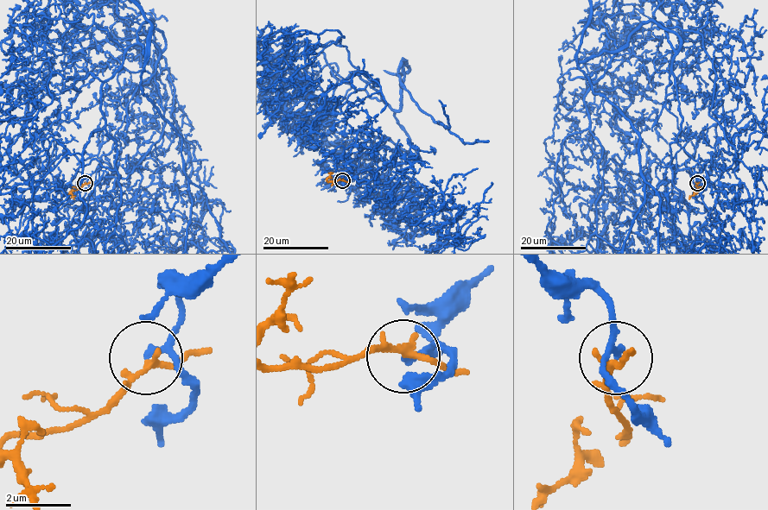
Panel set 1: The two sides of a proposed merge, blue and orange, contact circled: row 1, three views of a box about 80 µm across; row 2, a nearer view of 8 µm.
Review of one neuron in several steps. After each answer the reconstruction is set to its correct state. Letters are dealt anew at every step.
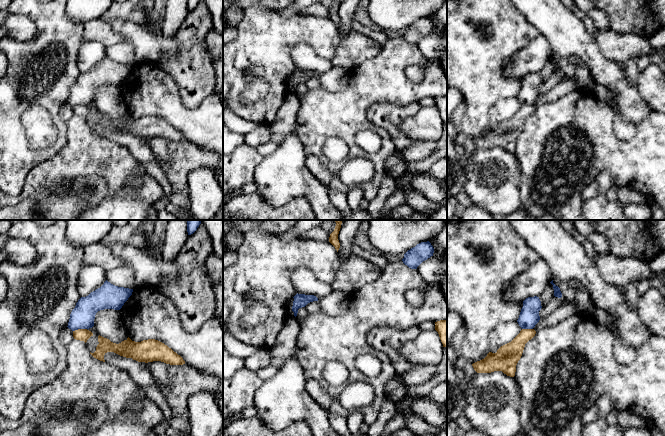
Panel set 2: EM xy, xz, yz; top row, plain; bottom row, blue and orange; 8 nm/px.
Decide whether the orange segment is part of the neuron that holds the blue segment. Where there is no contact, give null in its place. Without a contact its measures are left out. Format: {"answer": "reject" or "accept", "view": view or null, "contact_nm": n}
{"answer": "reject", "view": "xy", "contact_nm": 110}

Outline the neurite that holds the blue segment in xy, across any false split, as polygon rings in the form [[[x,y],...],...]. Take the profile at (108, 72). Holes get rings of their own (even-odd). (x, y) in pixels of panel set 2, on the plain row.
[[[106,56],[100,64],[78,76],[67,103],[72,107],[92,104],[98,87],[120,86],[132,68],[133,65],[115,62]]]

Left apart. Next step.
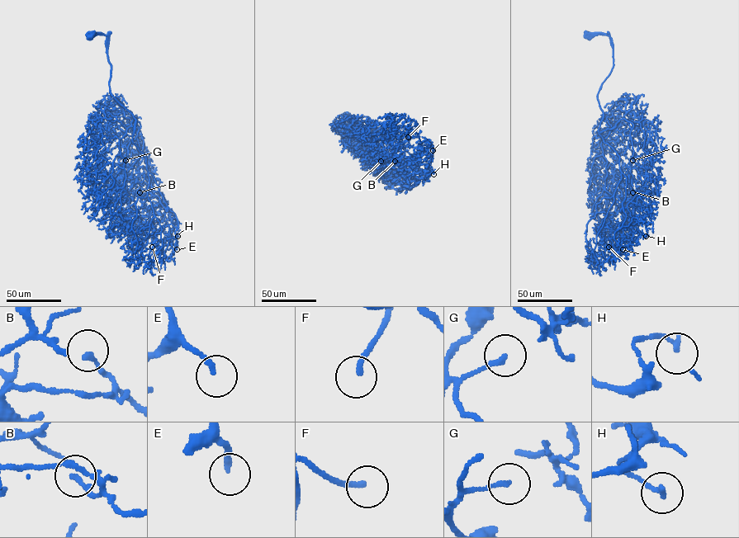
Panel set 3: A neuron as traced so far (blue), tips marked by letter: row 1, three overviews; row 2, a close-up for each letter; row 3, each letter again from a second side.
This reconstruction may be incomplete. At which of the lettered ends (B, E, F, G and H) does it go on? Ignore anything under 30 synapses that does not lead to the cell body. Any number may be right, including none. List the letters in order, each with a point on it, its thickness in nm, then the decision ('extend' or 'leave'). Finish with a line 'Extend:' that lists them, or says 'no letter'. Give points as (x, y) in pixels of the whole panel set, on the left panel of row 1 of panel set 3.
B: at (139, 192); 180 nm thick; leave
E: at (177, 249); 180 nm thick; extend
F: at (152, 247); 180 nm thick; extend
G: at (125, 160); 160 nm thick; leave
H: at (177, 236); 160 nm thick; leave
Extend: E, F

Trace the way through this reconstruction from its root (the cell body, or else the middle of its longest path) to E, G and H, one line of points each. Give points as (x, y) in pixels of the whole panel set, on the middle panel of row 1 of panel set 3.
E: (346, 116), (363, 141), (367, 125), (390, 126), (409, 154), (432, 153), (432, 142), (433, 150)
G: (346, 116), (364, 141), (367, 125), (386, 130), (390, 127), (386, 145), (395, 161), (385, 156), (381, 161)
H: (346, 116), (363, 141), (367, 125), (390, 126), (409, 154), (432, 153), (433, 145), (427, 175), (433, 174)

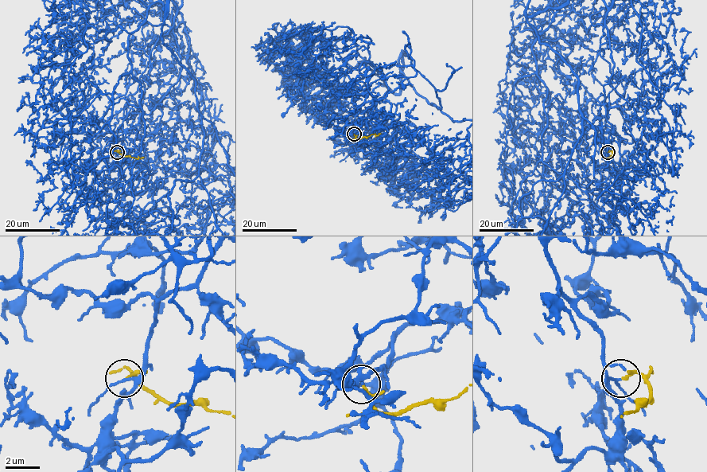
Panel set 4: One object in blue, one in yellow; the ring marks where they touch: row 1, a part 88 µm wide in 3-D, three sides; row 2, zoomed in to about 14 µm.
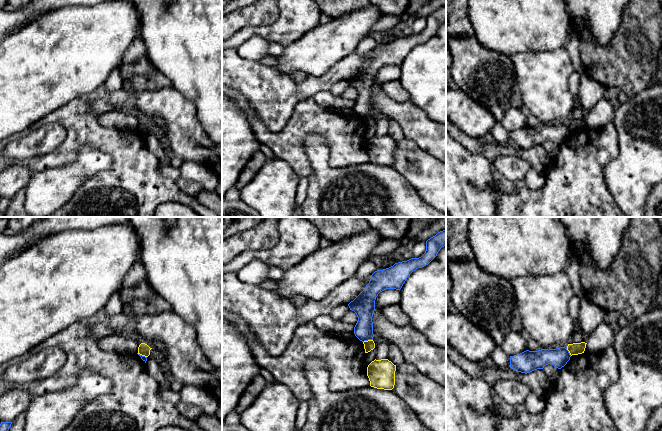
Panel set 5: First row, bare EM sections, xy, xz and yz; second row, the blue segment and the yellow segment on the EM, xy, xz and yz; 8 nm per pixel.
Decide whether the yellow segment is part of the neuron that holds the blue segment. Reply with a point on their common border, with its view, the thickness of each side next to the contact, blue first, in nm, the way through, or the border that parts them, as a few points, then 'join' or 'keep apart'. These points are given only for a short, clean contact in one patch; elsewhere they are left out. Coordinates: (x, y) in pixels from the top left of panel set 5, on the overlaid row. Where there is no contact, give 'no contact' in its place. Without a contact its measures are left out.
meets blue in xz at (367, 340); 160 nm thick on the blue side, 90 nm on the other; border along xz (372, 339), (363, 342); keep apart

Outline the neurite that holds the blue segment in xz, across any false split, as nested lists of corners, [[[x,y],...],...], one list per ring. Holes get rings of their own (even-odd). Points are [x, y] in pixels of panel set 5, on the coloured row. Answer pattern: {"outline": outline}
{"outline": [[[446,229],[426,241],[426,251],[421,257],[395,263],[393,266],[377,270],[371,275],[365,289],[348,304],[350,310],[354,311],[358,317],[354,334],[360,341],[373,340],[372,317],[378,294],[386,289],[400,290],[410,274],[416,269],[428,265],[445,245]]]}

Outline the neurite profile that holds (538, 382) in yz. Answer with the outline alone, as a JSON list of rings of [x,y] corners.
[[[447,341],[446,354],[470,377],[475,379],[482,379],[491,387],[498,380],[516,378],[526,384],[530,388],[531,392],[537,394],[538,396],[545,397],[549,391],[551,381],[549,380],[543,369],[537,369],[525,374],[517,372],[512,368],[501,369],[498,367],[482,367],[479,362],[469,360],[462,356]]]

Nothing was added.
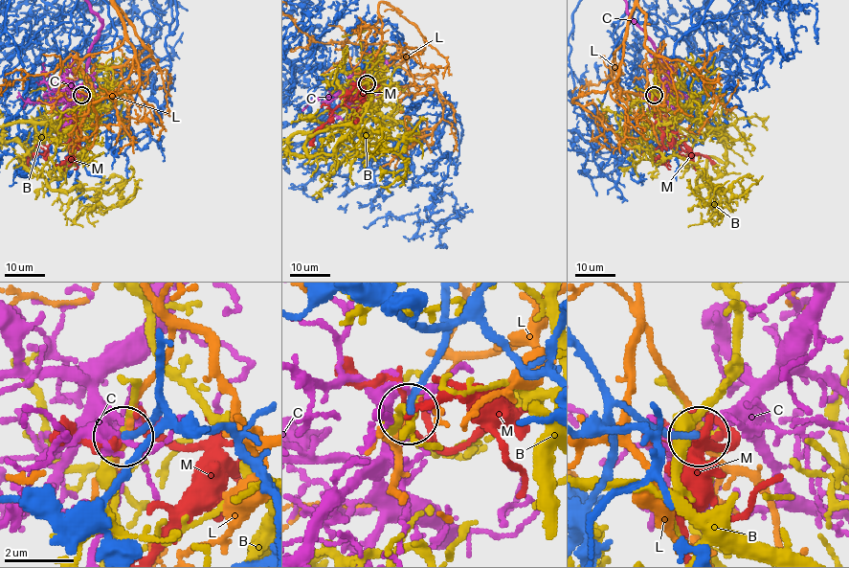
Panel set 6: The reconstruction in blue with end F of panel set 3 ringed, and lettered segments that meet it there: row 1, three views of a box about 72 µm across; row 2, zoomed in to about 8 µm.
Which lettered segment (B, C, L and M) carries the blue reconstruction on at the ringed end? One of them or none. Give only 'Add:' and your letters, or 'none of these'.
Add: none of these

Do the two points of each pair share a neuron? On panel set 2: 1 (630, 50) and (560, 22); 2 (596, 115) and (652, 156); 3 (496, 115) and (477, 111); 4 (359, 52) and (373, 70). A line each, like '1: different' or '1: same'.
1: different
2: same
3: different
4: different

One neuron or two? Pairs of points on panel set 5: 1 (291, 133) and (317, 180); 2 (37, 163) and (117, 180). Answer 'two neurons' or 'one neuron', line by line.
1: two neurons
2: one neuron

